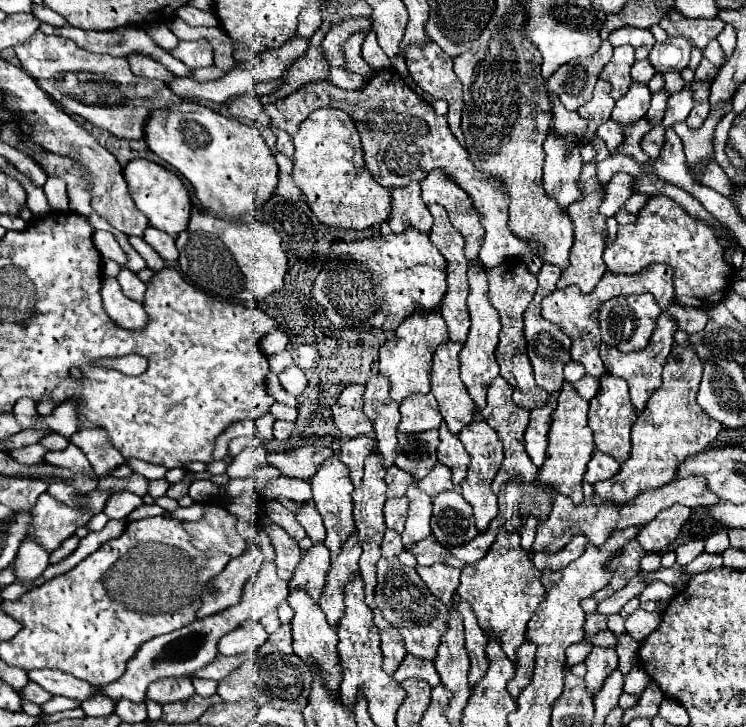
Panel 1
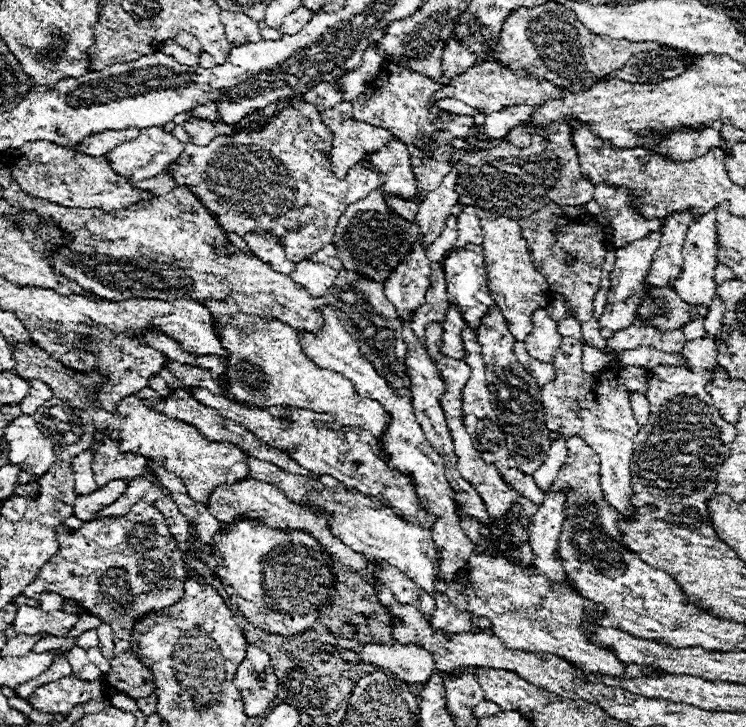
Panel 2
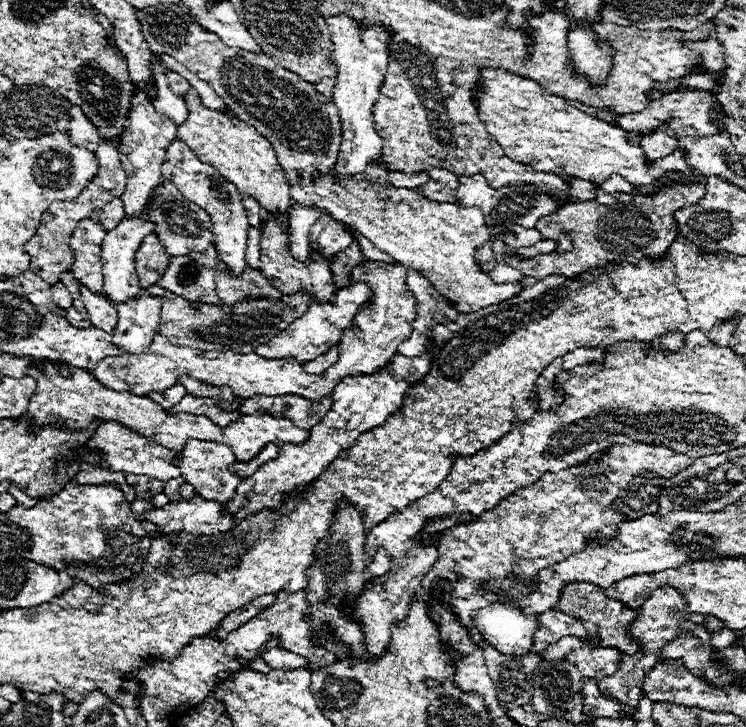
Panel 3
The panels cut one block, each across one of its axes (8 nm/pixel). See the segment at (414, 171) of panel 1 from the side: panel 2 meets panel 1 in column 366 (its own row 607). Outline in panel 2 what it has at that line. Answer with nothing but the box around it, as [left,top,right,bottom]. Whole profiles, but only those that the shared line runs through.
[24,502,186,700]

